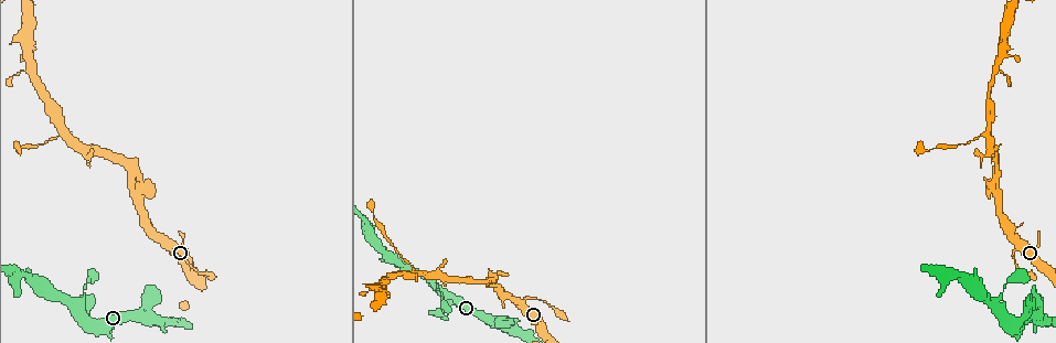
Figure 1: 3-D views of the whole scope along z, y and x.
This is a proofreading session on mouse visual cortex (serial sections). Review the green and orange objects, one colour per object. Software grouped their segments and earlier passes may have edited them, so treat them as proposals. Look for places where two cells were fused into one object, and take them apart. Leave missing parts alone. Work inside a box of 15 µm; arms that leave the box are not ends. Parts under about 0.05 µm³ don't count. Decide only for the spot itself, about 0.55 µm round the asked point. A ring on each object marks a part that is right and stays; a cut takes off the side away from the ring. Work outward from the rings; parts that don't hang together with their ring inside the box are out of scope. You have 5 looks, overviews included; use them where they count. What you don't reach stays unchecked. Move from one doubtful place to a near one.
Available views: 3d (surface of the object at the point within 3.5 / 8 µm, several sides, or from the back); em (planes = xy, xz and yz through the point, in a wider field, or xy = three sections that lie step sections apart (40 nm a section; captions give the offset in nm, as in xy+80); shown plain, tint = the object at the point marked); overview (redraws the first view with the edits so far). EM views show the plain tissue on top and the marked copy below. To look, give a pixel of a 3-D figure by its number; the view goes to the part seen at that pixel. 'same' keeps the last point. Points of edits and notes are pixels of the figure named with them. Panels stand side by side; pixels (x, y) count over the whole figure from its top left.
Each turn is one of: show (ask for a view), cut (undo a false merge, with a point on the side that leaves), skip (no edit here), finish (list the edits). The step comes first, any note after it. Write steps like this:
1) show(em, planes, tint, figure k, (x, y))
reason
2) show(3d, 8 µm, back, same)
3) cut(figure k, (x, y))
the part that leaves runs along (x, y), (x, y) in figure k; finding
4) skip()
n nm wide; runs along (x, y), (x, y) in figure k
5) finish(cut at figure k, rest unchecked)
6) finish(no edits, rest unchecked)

show(3d, 3.5 µm, figure 1, (996, 189))
a fork

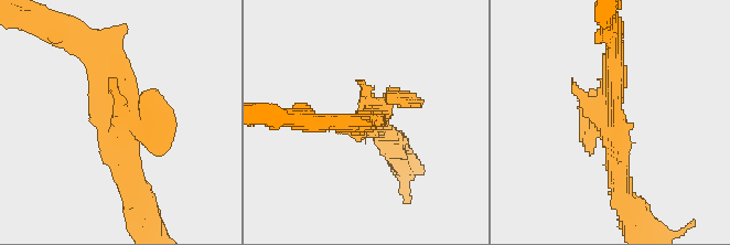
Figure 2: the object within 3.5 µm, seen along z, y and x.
show(em, xy, step 5, tint, figure 2, (124, 123))

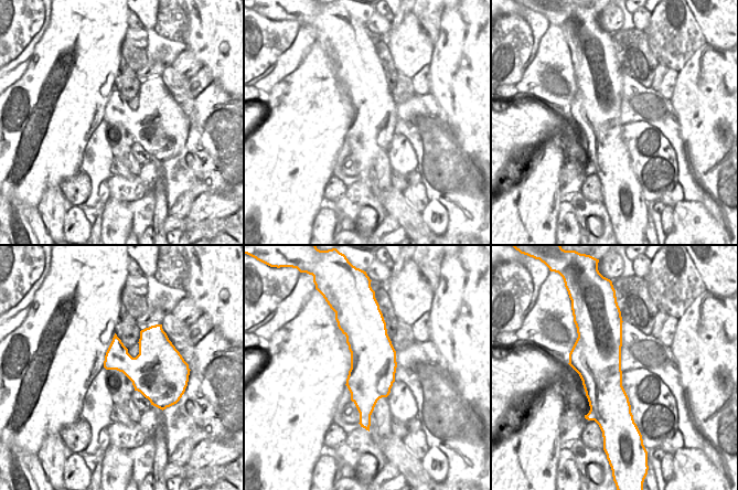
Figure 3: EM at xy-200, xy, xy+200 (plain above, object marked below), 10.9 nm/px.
skip()
one cell here

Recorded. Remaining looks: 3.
show(3d, 8 µm, figure 1, (988, 131))
three-way junction

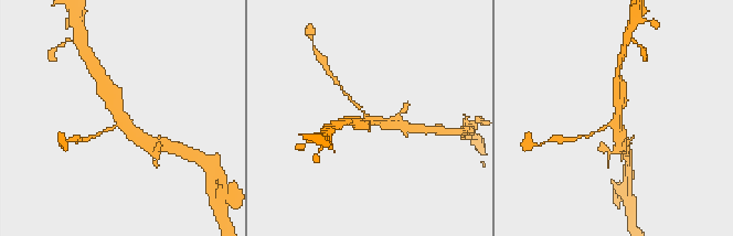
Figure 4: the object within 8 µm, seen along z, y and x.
show(3d, 3.5 µm, back, figure 4, (126, 120))
zoom in

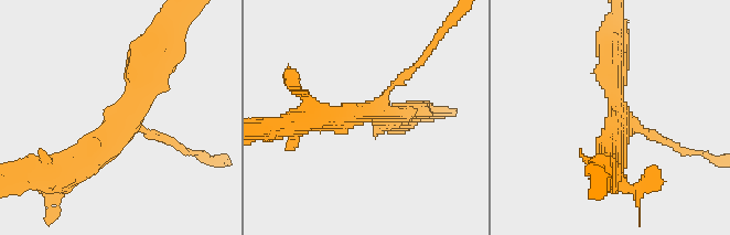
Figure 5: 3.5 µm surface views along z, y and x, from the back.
show(em, xy, step 2, tint, figure 5, (614, 117))
3 arms; arms of 150, 300, 300 nm; shape alone is not enough

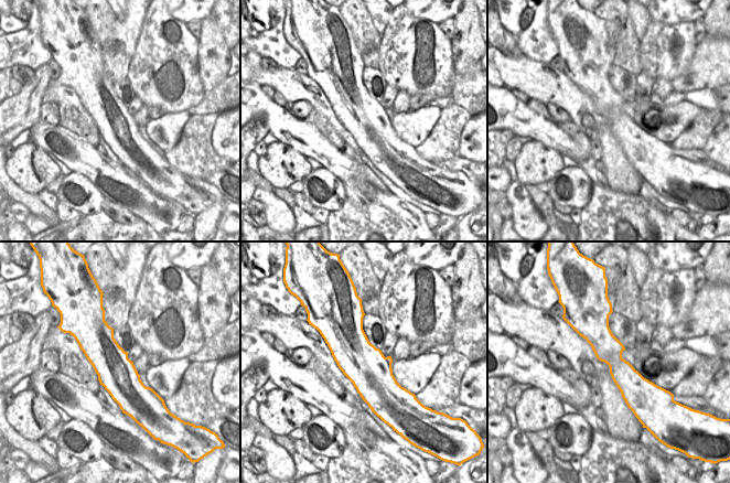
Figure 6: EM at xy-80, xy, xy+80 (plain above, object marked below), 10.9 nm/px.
skip()
runs along (100, 321), (100, 349), (133, 409) in figure 6; continuous, no second cell

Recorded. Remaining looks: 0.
finish(no edits, rest unchecked)

